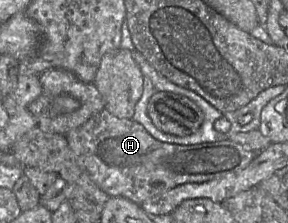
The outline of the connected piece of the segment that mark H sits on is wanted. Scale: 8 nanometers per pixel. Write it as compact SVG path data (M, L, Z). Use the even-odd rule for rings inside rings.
M102 110L83 125L70 130L65 135L69 147L79 164L86 170L92 181L110 198L127 198L137 205L160 193L185 183L202 183L223 178L244 169L258 152L249 150L231 140L206 142L193 145L179 145L160 142L133 119L117 118L107 110Z

